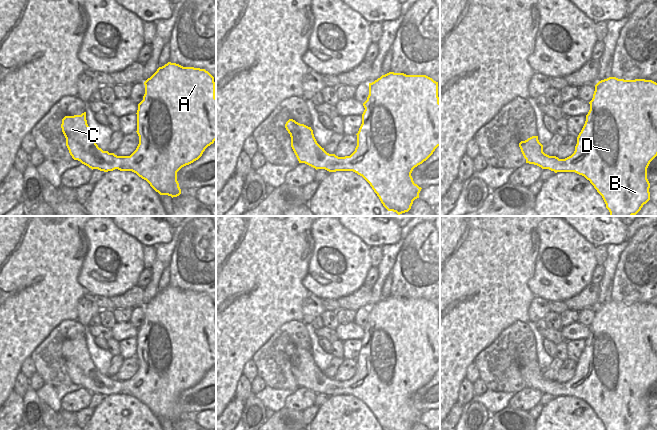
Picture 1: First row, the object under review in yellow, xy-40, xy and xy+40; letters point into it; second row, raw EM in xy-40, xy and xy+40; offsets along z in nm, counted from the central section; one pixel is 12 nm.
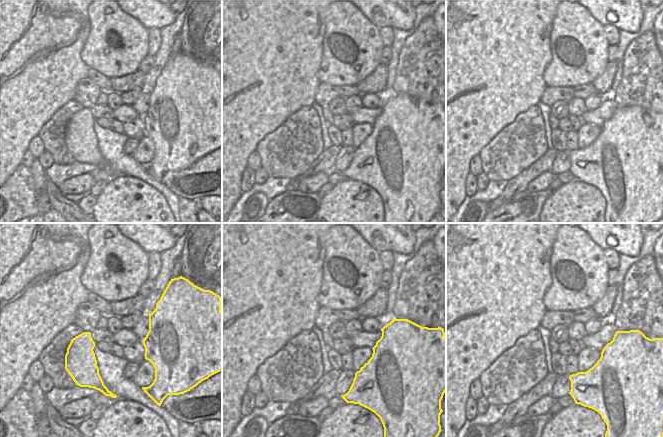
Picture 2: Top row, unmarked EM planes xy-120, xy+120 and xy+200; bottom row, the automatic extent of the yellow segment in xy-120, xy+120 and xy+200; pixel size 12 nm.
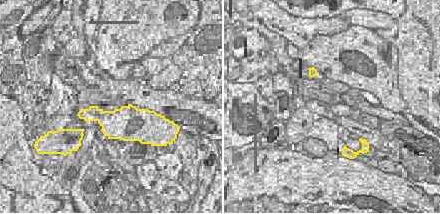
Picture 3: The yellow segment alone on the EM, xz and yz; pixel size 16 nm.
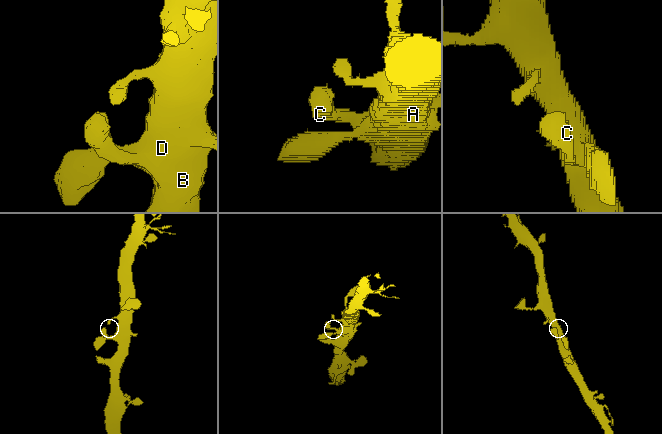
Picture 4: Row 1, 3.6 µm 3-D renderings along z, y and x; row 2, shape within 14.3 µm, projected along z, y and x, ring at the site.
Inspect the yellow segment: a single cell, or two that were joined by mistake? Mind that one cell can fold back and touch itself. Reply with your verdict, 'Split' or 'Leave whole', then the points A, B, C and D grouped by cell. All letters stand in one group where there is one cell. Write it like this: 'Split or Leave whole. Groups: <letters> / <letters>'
Leave whole. Groups: A B C D.

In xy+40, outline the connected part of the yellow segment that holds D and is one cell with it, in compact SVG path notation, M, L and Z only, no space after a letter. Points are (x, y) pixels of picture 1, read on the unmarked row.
M609 301L595 309L593 322L589 328L590 334L571 380L559 383L545 378L538 360L532 360L519 367L526 387L555 397L575 396L584 400L602 420L606 430L643 430L650 424L647 392L657 380L657 307L645 303L624 304Z

